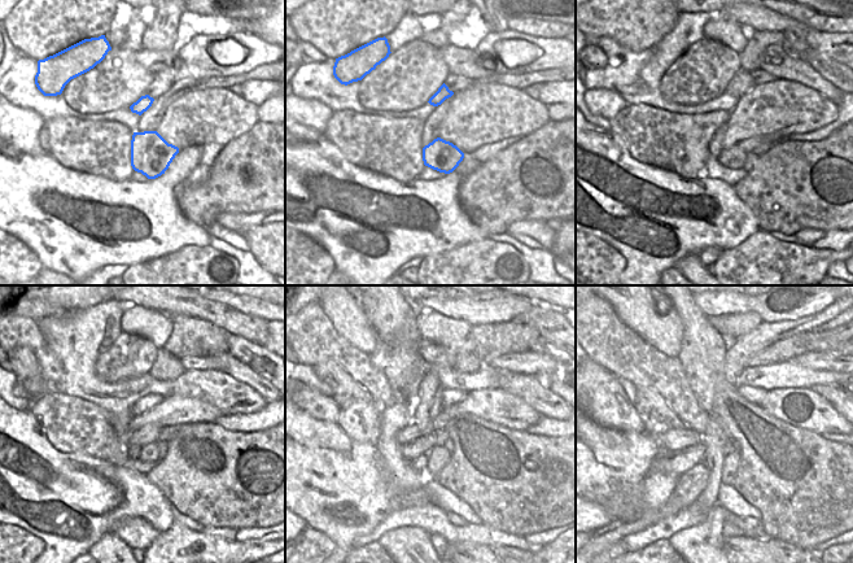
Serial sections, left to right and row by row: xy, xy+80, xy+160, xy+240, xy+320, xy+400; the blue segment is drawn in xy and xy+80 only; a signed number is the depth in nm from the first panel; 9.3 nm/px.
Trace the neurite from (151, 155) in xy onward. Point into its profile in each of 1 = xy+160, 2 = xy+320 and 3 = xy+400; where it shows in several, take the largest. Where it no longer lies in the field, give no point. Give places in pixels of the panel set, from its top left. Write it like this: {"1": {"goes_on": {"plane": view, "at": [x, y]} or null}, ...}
{"1": {"goes_on": {"plane": "xy+160", "at": [734, 158]}}, "2": {"goes_on": {"plane": "xy+320", "at": [438, 450]}}, "3": {"goes_on": {"plane": "xy+400", "at": [734, 454]}}}

